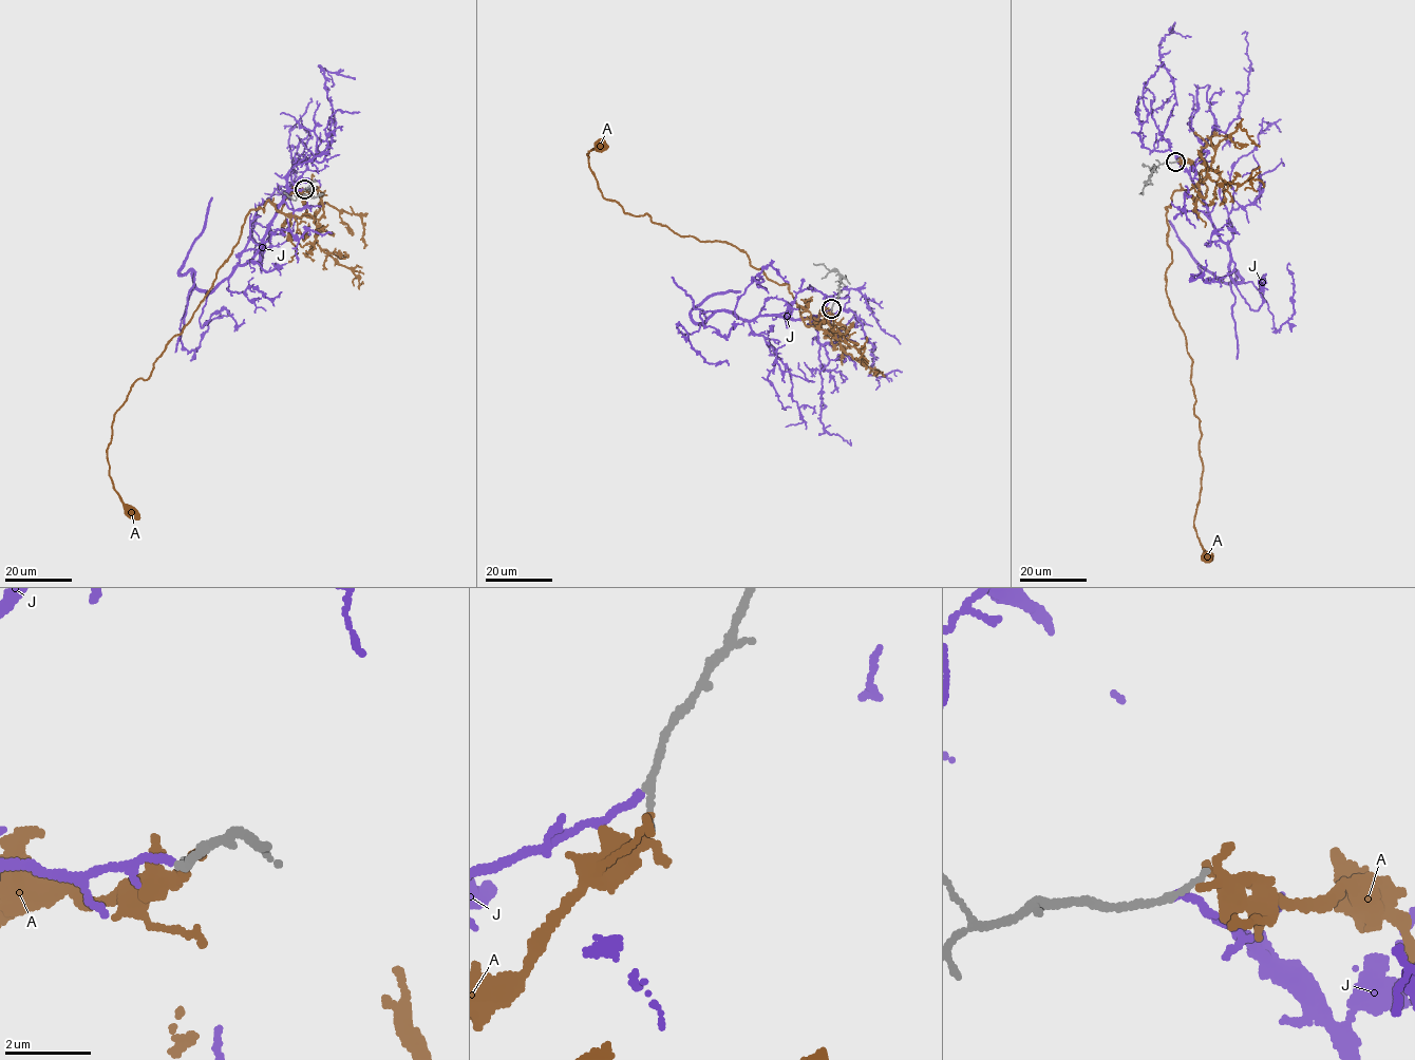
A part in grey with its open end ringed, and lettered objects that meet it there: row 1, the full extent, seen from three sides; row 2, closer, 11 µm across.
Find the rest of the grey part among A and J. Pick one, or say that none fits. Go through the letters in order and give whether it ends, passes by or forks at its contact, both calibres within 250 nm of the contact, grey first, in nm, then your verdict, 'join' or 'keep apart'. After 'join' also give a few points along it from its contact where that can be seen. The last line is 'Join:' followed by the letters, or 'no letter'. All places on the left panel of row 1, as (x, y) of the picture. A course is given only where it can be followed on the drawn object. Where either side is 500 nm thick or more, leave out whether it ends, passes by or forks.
A: it passes by | 160/160 nm | keep apart
J: it ends | 200/170 nm | join | via (304, 189), (289, 190), (251, 259), (212, 290), (191, 290), (182, 345), (194, 352), (208, 323), (229, 313)
Join: J

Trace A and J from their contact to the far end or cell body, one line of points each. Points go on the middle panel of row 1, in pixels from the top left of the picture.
A: (831, 311), (806, 325), (789, 286), (751, 266), (746, 251), (624, 212), (590, 170), (587, 153), (601, 145)
J: (831, 308), (794, 320), (748, 320), (723, 310), (690, 334), (676, 326), (705, 361), (729, 365)

